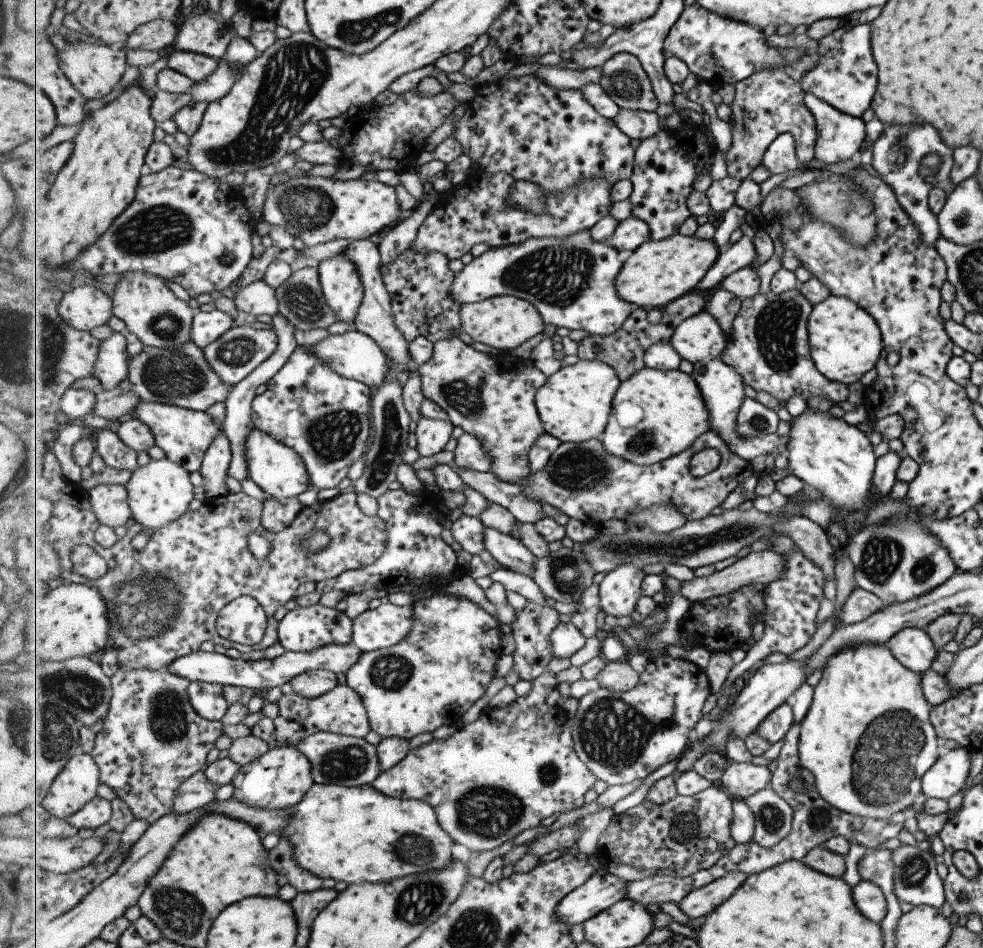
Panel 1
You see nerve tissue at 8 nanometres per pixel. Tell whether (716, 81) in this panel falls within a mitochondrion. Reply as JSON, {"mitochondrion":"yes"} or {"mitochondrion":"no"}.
{"mitochondrion":"no"}

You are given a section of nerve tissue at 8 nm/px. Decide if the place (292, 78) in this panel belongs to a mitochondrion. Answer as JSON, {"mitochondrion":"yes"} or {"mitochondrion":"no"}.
{"mitochondrion":"yes"}

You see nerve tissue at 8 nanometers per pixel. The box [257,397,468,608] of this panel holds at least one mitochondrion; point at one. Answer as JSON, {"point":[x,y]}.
{"point":[330,437]}

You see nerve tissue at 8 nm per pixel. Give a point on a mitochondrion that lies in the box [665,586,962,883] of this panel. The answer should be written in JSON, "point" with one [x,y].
{"point":[886,755]}

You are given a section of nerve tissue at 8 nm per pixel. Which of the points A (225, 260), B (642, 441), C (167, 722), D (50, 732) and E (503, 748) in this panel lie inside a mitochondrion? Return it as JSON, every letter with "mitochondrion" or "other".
{"A":"other","B":"mitochondrion","C":"mitochondrion","D":"mitochondrion","E":"other"}

